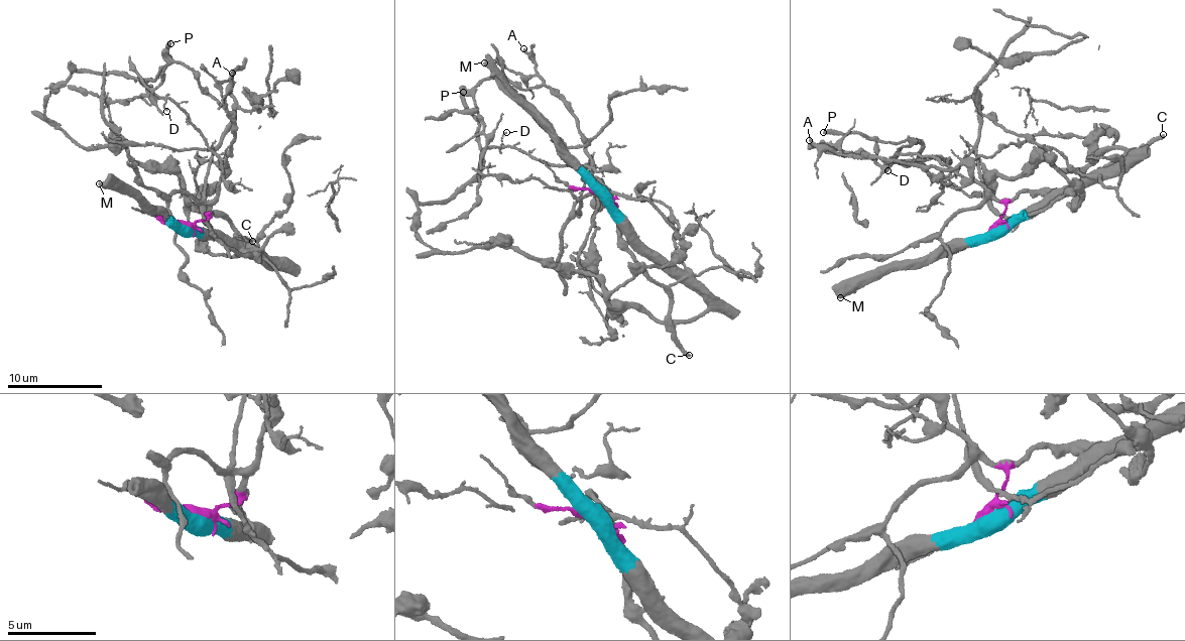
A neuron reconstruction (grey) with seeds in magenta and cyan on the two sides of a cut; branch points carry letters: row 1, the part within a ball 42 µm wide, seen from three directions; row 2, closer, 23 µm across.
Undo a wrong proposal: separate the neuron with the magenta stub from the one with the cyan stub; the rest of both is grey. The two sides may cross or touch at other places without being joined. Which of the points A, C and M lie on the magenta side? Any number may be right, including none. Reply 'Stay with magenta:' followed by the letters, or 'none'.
Stay with magenta: A, C

